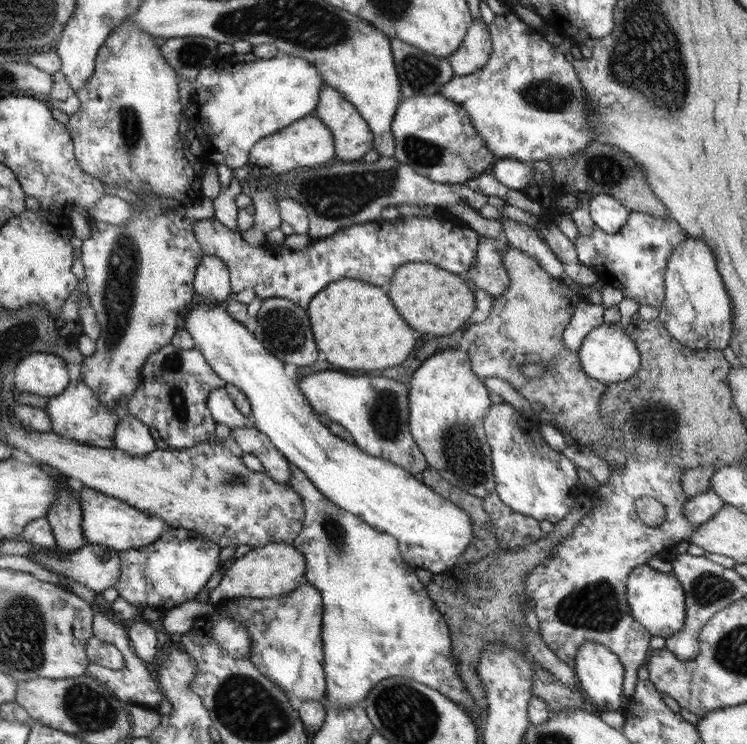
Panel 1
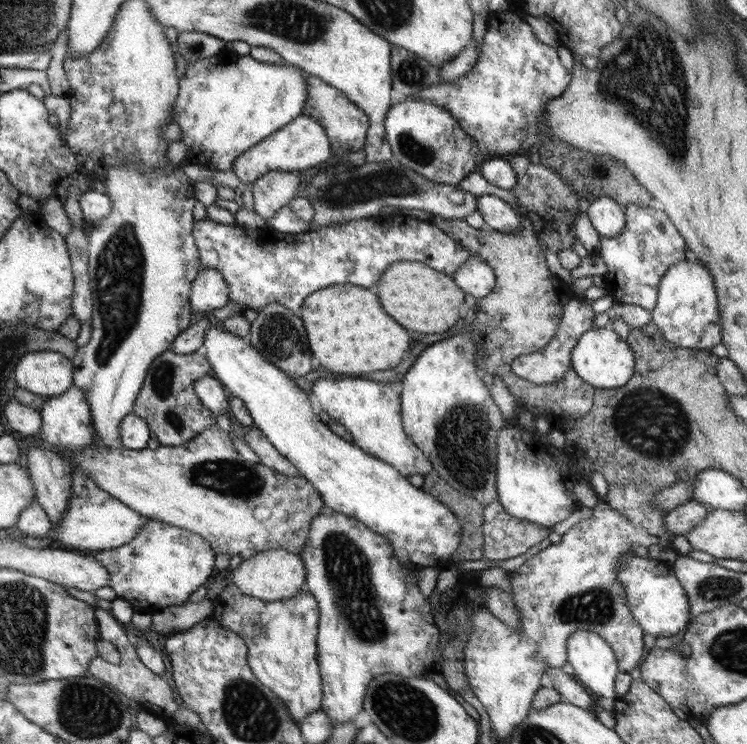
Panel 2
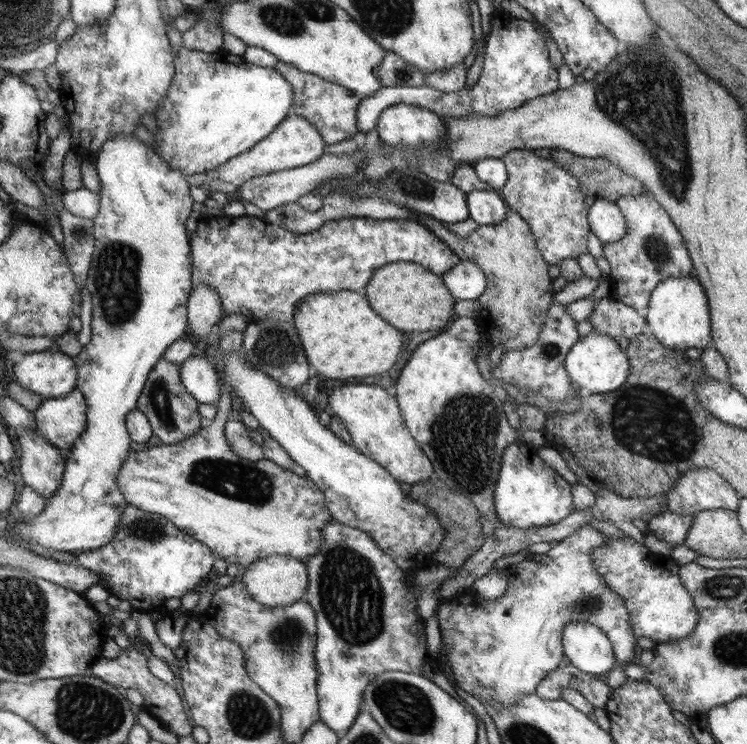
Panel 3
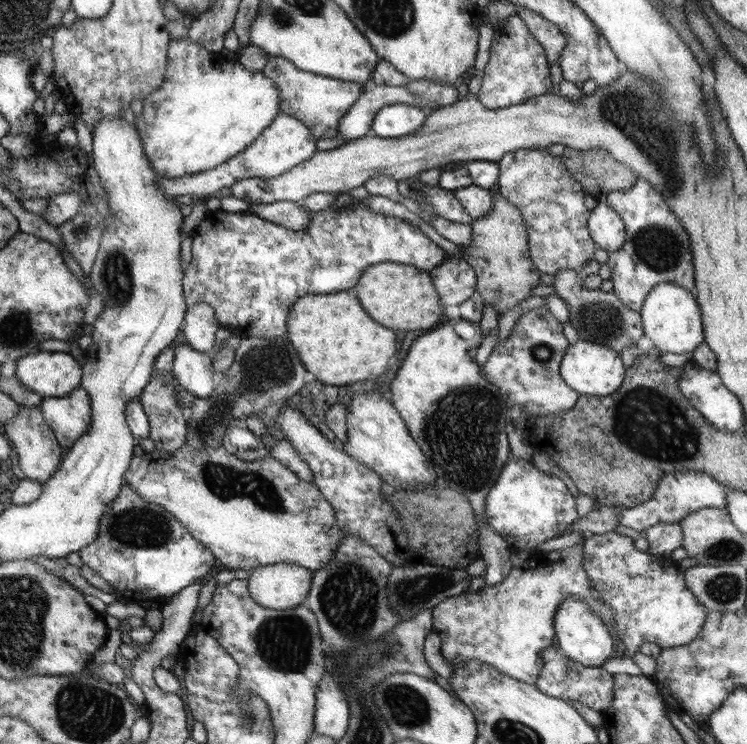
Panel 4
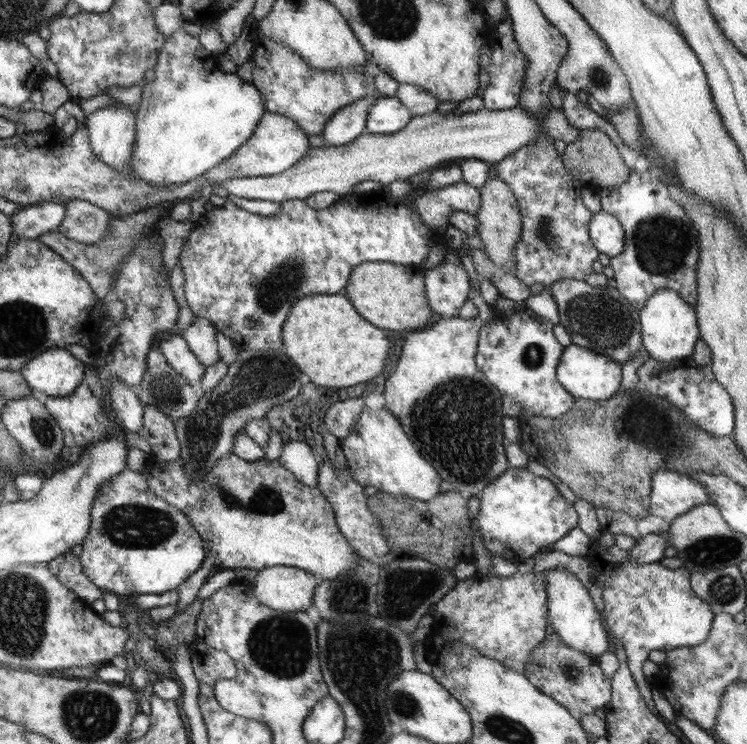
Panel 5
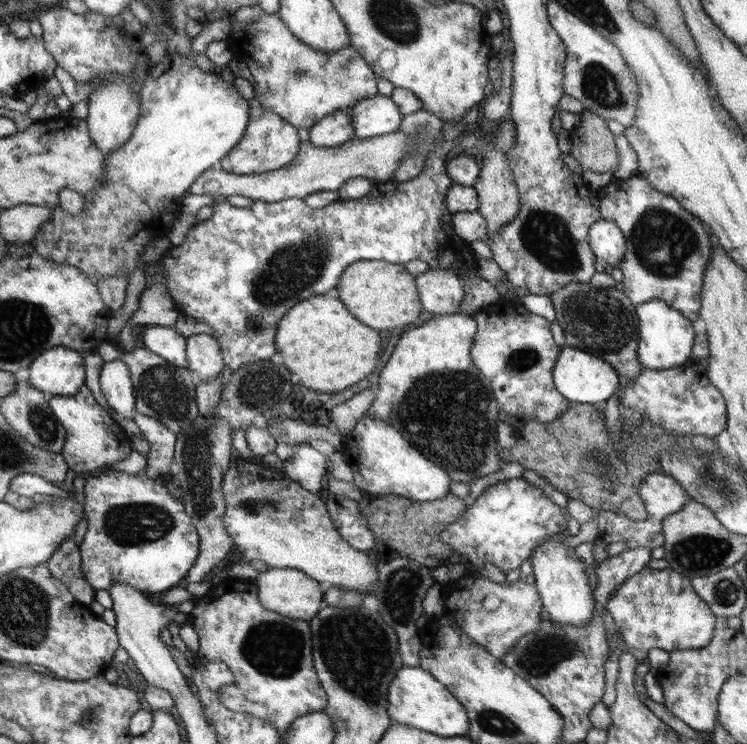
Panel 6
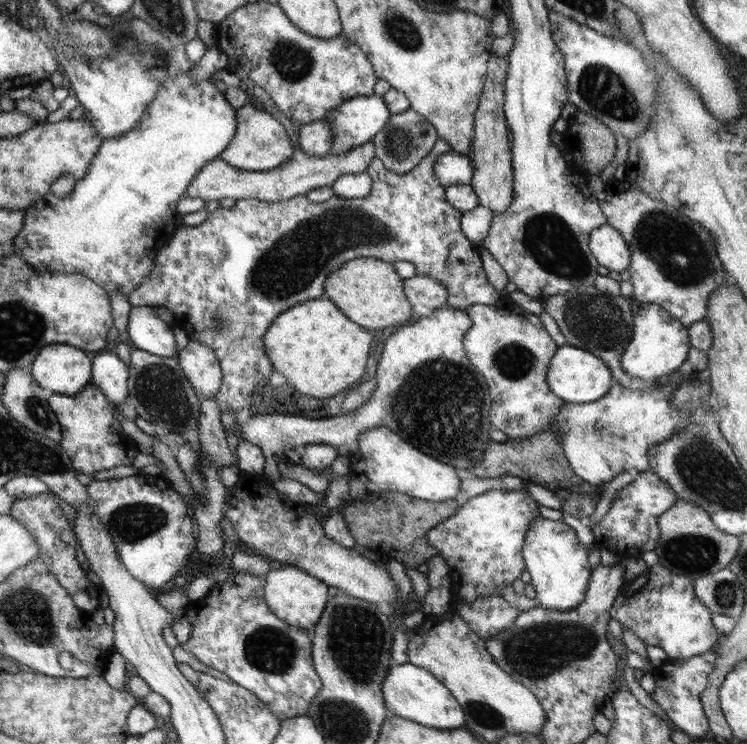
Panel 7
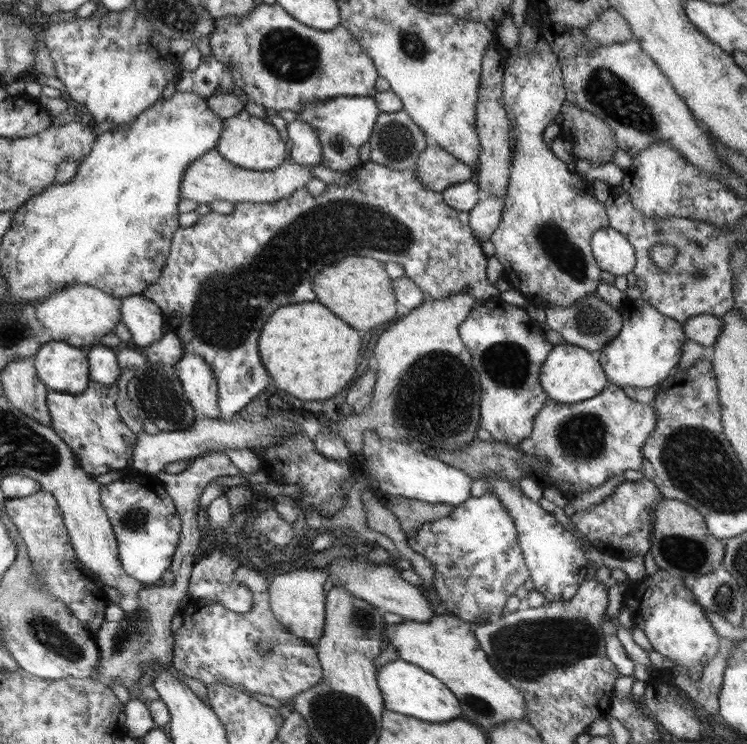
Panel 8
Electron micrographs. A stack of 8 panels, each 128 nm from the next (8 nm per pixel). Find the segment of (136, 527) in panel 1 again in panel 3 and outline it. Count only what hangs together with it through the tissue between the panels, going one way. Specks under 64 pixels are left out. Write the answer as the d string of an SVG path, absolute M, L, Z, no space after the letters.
M116 136L106 140L96 158L100 178L101 210L93 218L96 242L86 286L92 296L92 336L74 357L79 367L78 390L88 402L88 426L73 444L61 487L46 500L44 510L32 520L15 524L14 542L25 540L44 548L72 551L94 551L105 547L118 532L118 524L125 511L125 494L118 485L118 474L130 454L128 414L137 408L156 364L164 358L172 342L176 342L189 327L186 320L186 300L193 290L192 245L186 244L184 222L192 212L192 188L188 176L173 170L150 146L136 137Z

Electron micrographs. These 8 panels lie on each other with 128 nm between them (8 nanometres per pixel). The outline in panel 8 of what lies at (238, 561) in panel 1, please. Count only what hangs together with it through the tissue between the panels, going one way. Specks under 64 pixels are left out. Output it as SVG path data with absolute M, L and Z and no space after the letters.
M300 568L292 572L276 574L270 579L269 592L272 612L290 633L301 637L315 647L324 635L324 582L328 573L323 569Z

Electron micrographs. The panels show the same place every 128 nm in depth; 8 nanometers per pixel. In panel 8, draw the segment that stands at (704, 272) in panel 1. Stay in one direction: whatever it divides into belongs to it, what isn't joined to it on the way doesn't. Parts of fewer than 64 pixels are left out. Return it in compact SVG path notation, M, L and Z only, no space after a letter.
M634 299L632 316L624 320L622 330L608 346L598 350L602 369L611 380L610 386L636 387L649 389L650 386L664 383L679 367L682 347L687 341L684 324L658 312L654 305L644 299Z

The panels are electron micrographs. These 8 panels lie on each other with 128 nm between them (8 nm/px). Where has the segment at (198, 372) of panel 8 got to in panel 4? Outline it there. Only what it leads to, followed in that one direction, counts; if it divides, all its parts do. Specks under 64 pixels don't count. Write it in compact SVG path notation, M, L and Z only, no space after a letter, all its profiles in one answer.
M206 301L194 303L190 305L190 310L186 311L185 326L182 327L183 342L198 352L211 356L218 327L214 307Z

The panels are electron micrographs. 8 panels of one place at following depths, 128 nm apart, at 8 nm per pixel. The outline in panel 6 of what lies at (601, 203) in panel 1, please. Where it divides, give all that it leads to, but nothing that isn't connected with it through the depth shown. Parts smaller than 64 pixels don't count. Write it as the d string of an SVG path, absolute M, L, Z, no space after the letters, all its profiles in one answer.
M598 220L590 228L588 240L594 255L605 260L610 268L618 266L618 263L625 258L628 242L625 234L613 221Z

